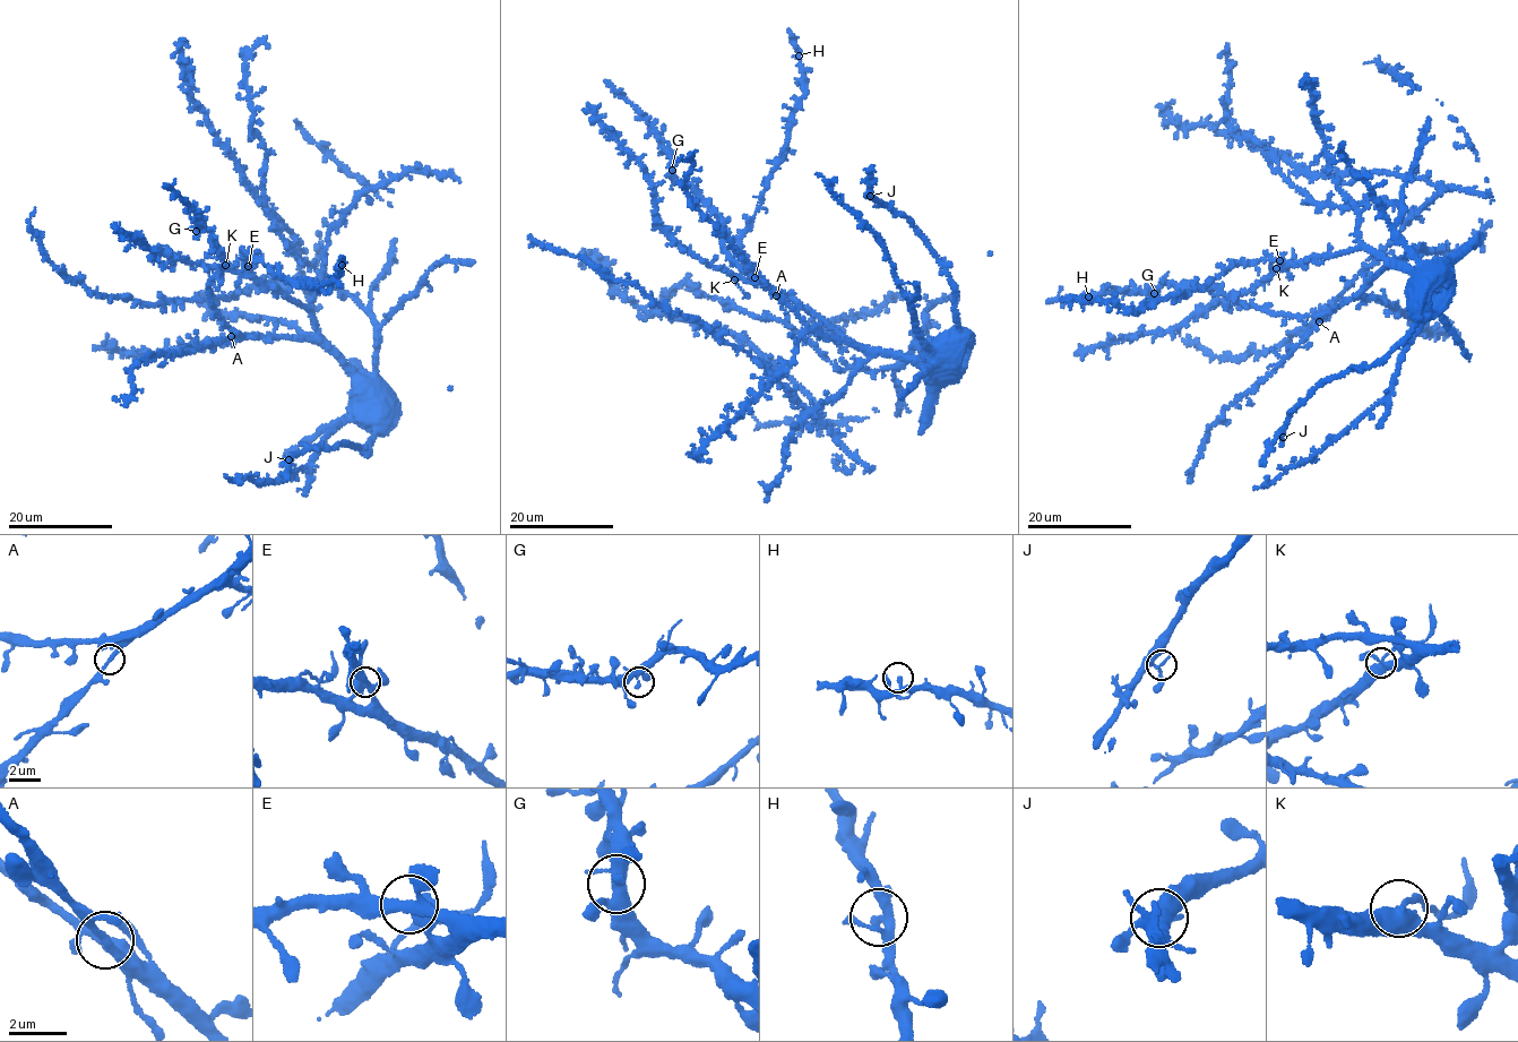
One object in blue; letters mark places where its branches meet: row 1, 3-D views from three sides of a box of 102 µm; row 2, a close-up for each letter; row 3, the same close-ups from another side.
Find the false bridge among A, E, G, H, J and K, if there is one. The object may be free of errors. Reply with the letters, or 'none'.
K

